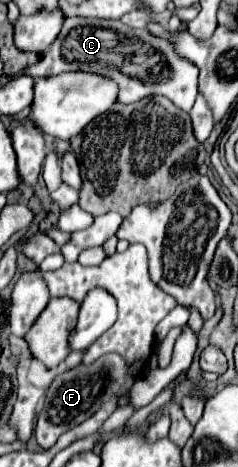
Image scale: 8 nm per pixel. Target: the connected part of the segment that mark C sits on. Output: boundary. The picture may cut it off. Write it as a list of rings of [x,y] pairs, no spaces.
[[[68,16],[62,32],[52,42],[40,62],[30,66],[26,74],[32,78],[58,76],[60,72],[92,72],[108,76],[118,84],[118,102],[132,104],[150,94],[162,94],[184,112],[192,110],[196,100],[198,68],[174,54],[174,48],[146,30],[132,30],[120,20],[90,20],[82,16]]]

